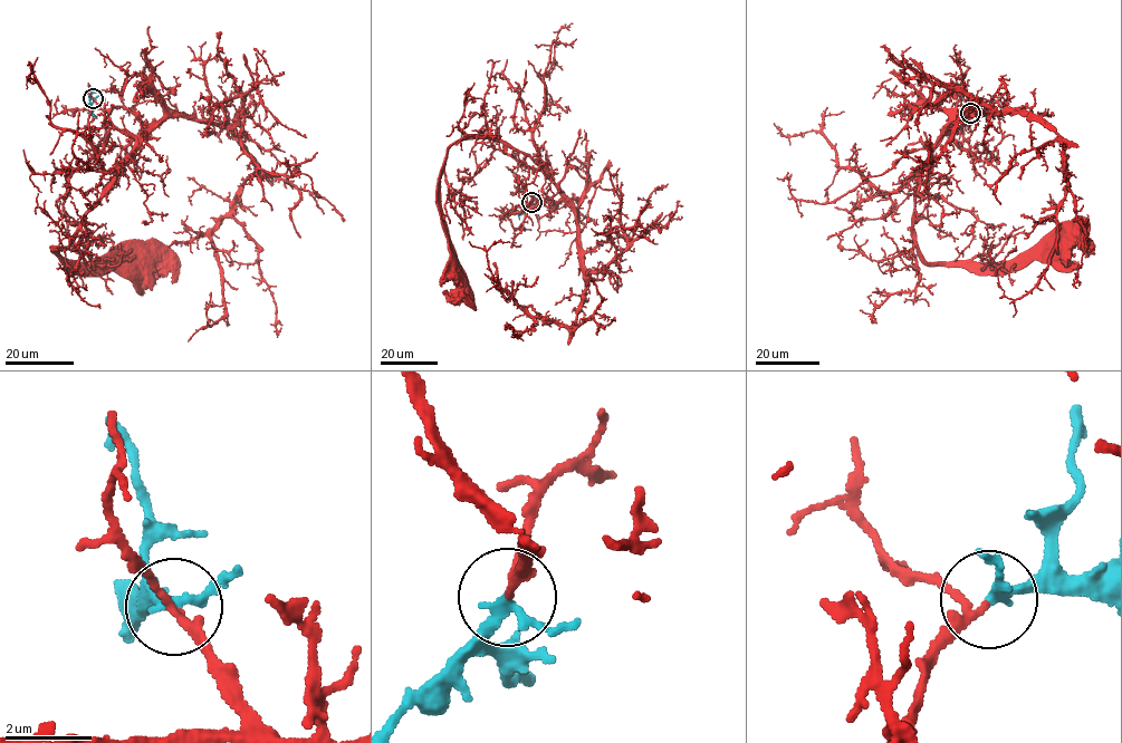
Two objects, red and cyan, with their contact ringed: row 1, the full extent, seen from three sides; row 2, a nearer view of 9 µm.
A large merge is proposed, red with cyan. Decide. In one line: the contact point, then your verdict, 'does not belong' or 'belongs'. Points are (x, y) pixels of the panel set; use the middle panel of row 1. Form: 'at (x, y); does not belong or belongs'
at (531, 202); belongs

